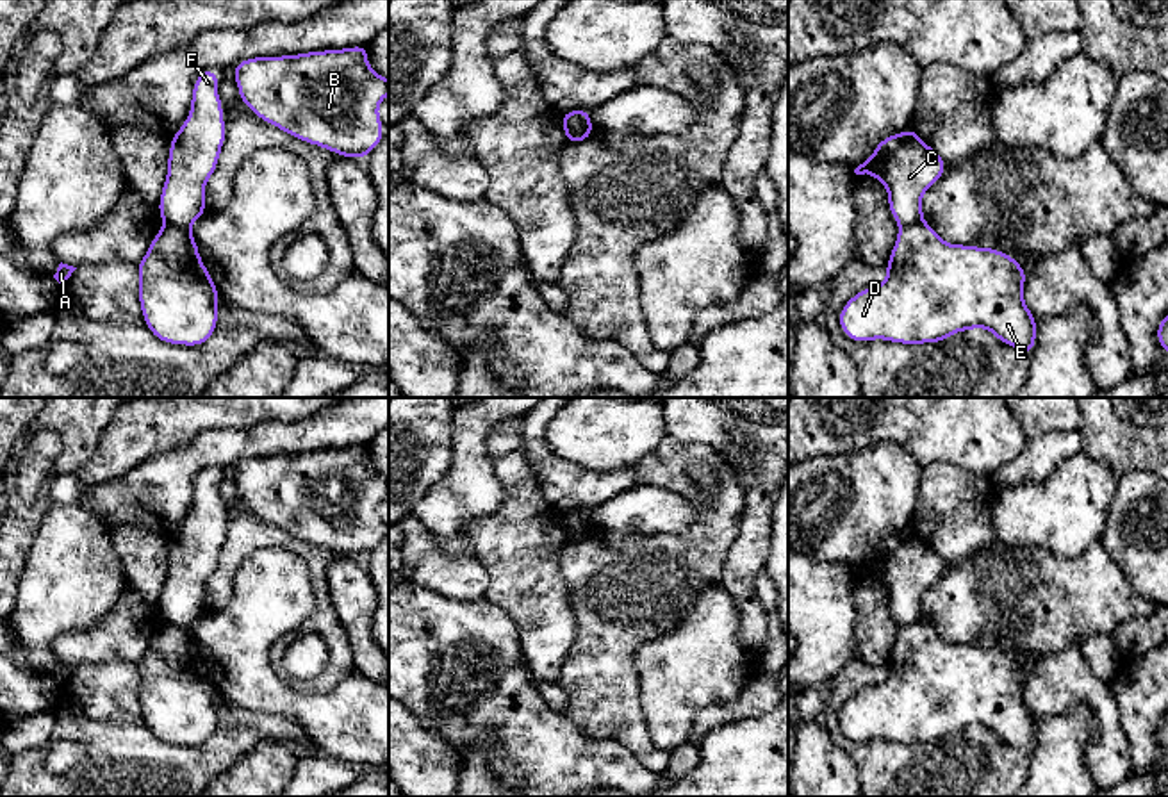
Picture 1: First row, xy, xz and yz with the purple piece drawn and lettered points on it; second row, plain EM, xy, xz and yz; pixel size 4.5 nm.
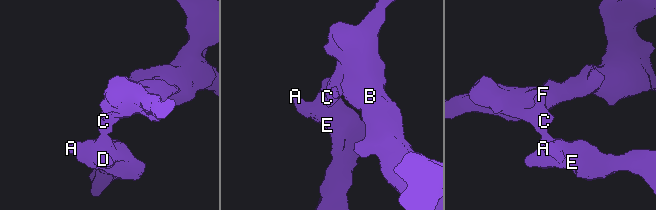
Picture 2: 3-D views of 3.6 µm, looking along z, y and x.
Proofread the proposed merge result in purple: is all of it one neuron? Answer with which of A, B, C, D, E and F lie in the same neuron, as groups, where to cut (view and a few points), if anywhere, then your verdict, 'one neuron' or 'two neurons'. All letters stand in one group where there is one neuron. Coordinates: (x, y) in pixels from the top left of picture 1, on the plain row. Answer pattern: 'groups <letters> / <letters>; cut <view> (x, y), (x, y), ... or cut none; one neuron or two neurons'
groups A D E / B C F; cut xy (166, 623), (188, 630); two neurons

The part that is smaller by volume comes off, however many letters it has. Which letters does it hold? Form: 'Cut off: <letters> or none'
Cut off: A, D, E

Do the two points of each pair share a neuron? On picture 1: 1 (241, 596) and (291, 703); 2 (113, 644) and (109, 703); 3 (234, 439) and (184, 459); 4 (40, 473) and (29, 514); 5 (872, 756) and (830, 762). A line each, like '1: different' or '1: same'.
1: same
2: different
3: same
4: different
5: different

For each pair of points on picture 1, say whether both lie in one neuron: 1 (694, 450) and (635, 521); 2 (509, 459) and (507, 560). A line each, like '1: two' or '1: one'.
1: two
2: one

